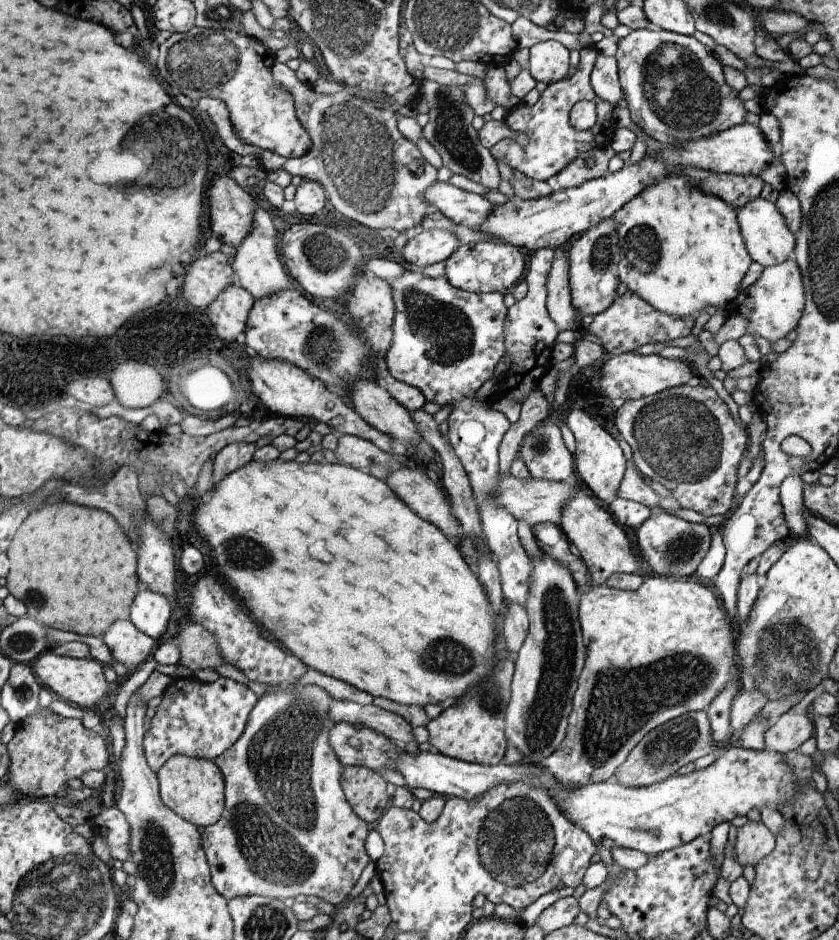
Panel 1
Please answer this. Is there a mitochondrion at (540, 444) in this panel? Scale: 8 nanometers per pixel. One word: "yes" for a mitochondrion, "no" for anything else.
yes

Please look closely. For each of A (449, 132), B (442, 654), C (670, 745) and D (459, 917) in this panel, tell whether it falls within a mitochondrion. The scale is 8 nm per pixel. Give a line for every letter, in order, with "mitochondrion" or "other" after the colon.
A: mitochondrion
B: mitochondrion
C: mitochondrion
D: other

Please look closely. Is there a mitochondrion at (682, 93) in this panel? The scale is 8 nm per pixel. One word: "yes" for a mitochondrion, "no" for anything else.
yes

